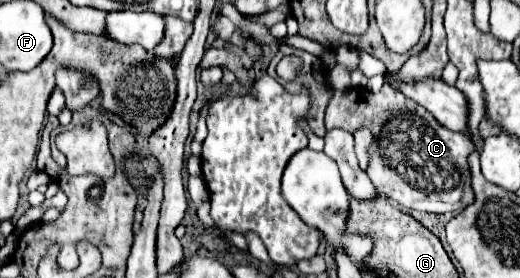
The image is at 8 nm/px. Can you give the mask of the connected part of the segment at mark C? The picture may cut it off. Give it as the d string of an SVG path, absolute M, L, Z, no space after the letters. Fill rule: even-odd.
M384 84L378 94L368 90L334 92L326 112L326 128L354 132L360 126L372 128L376 136L366 174L380 194L402 204L406 200L410 200L410 204L416 200L416 210L440 214L460 212L474 202L468 156L476 148L468 134L442 128L426 108L388 84ZM434 178L438 178L438 182Z

